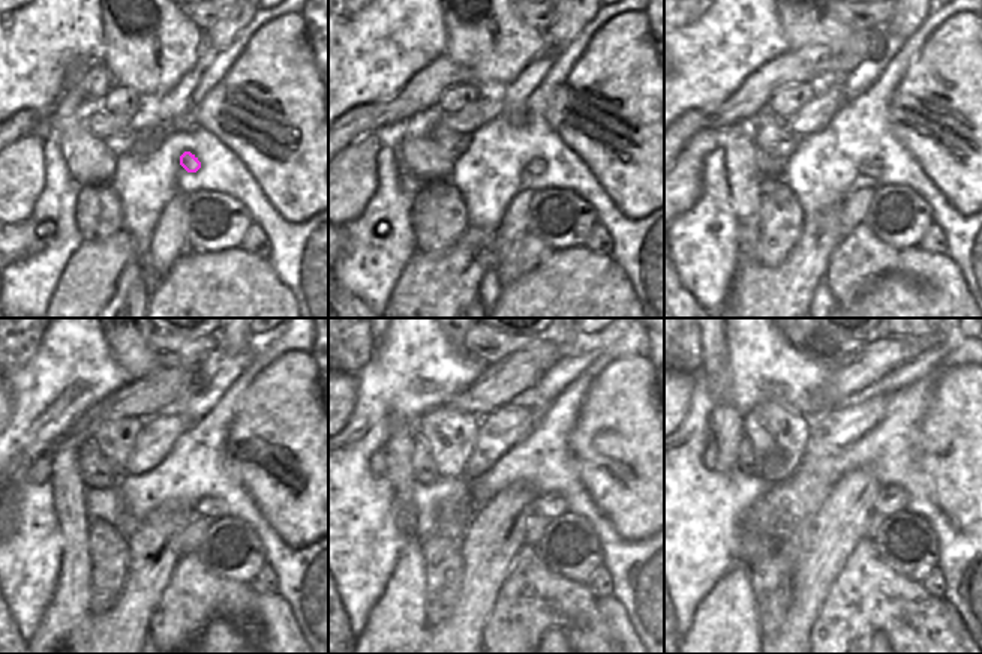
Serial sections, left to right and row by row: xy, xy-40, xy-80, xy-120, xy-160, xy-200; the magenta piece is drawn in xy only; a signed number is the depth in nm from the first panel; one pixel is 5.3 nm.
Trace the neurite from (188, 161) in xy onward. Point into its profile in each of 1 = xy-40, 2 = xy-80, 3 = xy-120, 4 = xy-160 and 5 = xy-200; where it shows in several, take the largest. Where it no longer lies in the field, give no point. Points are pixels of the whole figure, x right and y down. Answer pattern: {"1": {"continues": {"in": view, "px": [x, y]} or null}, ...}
{"1": {"continues": {"in": "xy-40", "px": [537, 165]}}, "2": {"continues": {"in": "xy-80", "px": [873, 170]}}, "3": {"continues": {"in": "xy-120", "px": [212, 507]}}, "4": {"continues": {"in": "xy-160", "px": [552, 506]}}, "5": {"continues": {"in": "xy-200", "px": [891, 500]}}}

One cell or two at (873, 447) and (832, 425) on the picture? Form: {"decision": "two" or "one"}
{"decision": "two"}

